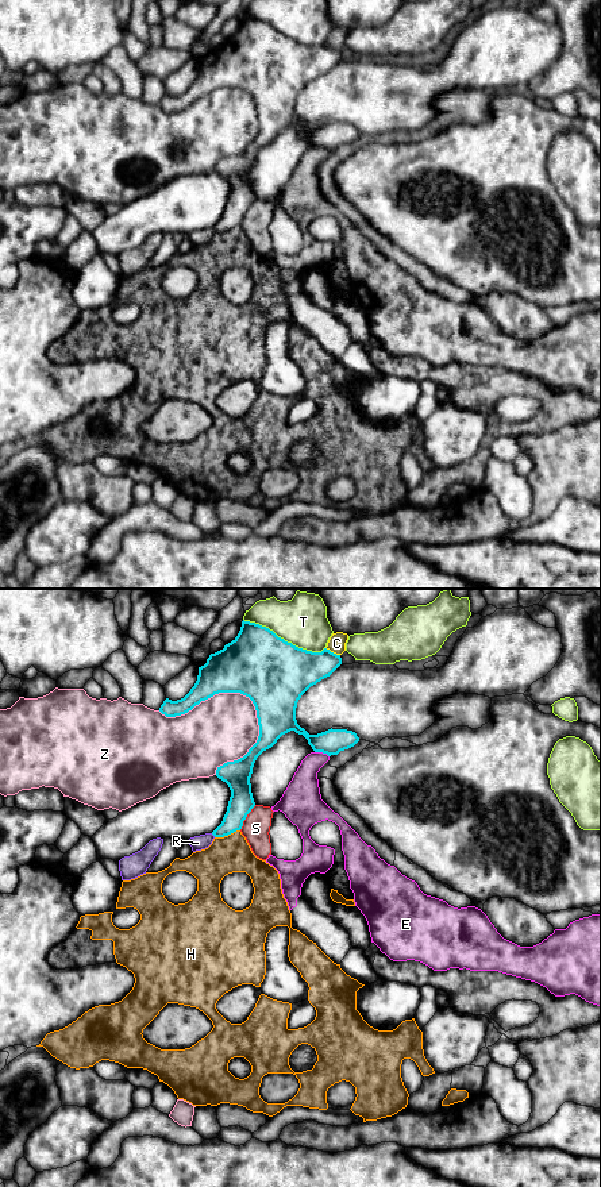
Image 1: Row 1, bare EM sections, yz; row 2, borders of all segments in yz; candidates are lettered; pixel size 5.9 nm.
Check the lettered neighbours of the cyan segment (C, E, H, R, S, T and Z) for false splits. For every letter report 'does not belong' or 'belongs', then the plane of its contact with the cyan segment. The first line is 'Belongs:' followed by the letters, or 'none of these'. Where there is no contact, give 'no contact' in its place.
Belongs: none of these
C: does not belong | yz
E: does not belong | yz
H: does not belong | yz
R: does not belong | yz
S: does not belong | yz
T: does not belong | yz
Z: does not belong | yz

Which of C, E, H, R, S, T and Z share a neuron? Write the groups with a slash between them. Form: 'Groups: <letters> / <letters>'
Groups: C / E R S / H / T / Z

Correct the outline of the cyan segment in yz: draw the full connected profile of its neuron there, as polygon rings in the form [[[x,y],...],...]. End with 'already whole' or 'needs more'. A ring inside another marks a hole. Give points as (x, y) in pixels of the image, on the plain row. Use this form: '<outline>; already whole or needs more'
[[[242,16],[238,31],[223,45],[211,49],[207,58],[199,62],[199,70],[194,81],[181,95],[172,96],[166,93],[159,107],[166,112],[176,112],[188,108],[201,96],[205,96],[219,88],[240,88],[249,92],[257,105],[259,131],[249,147],[234,157],[227,157],[217,162],[216,172],[226,177],[231,185],[227,207],[221,219],[212,227],[215,232],[224,232],[240,226],[247,209],[255,201],[250,173],[257,153],[271,143],[277,135],[294,126],[303,130],[315,147],[323,147],[328,151],[338,150],[340,146],[354,142],[359,132],[355,127],[347,124],[328,124],[317,130],[309,130],[297,119],[296,103],[301,90],[321,74],[330,72],[342,59],[340,50],[324,43],[321,47],[312,47],[293,41],[278,32],[273,26],[255,18]]]; already whole

